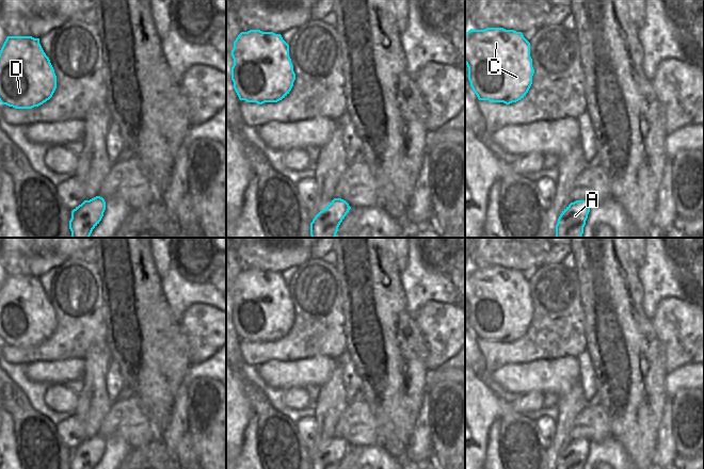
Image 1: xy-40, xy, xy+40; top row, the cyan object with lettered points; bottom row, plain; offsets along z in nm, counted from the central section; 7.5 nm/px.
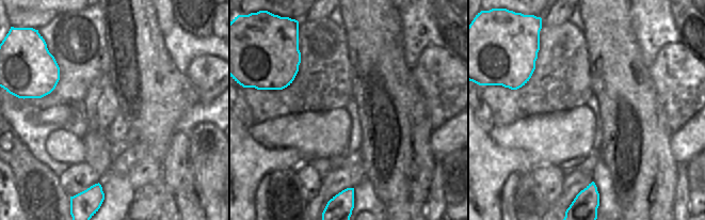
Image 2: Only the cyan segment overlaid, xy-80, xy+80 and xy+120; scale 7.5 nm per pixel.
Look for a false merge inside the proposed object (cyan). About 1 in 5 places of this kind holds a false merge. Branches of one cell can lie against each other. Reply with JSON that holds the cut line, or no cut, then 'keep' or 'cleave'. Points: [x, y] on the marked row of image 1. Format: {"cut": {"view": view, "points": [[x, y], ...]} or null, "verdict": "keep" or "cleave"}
{"cut": null, "verdict": "keep"}

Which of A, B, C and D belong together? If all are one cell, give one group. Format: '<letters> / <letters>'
A B C D

